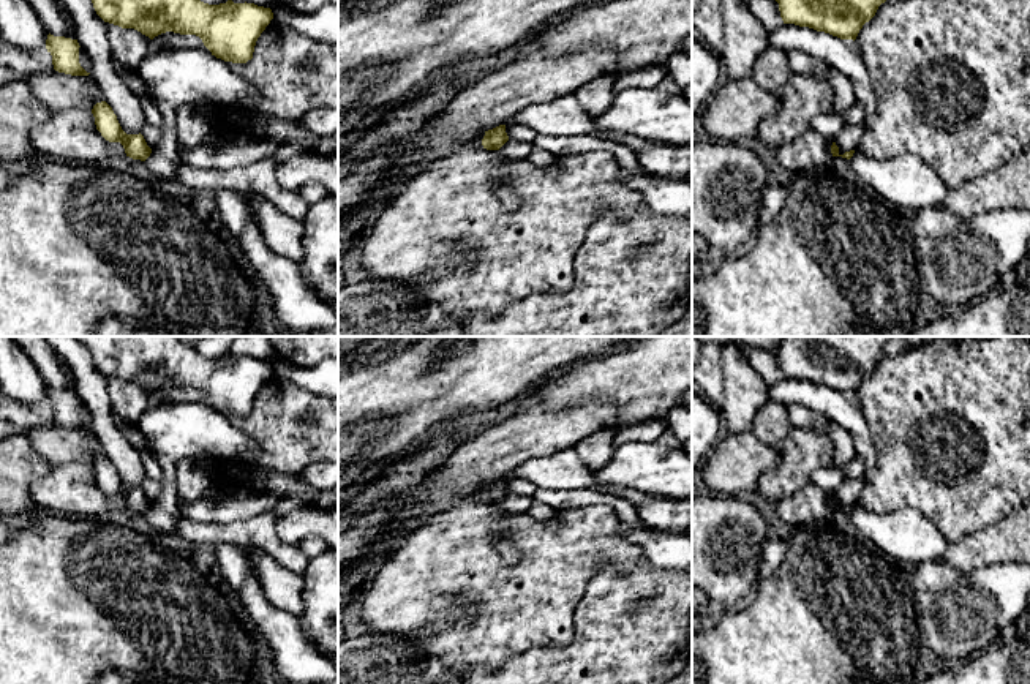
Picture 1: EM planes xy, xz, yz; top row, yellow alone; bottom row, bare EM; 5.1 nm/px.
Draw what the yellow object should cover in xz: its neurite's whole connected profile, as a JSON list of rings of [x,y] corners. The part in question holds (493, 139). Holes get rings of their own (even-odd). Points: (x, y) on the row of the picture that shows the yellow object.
[[[499,125],[493,130],[485,131],[482,145],[487,150],[499,150],[507,141],[509,141],[509,136],[506,133],[506,125]]]

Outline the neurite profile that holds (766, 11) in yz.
[[[746,0],[752,13],[761,21],[768,35],[784,25],[776,0]]]

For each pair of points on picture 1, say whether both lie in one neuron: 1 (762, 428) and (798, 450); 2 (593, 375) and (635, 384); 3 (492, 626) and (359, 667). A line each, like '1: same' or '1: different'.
1: different
2: same
3: different

